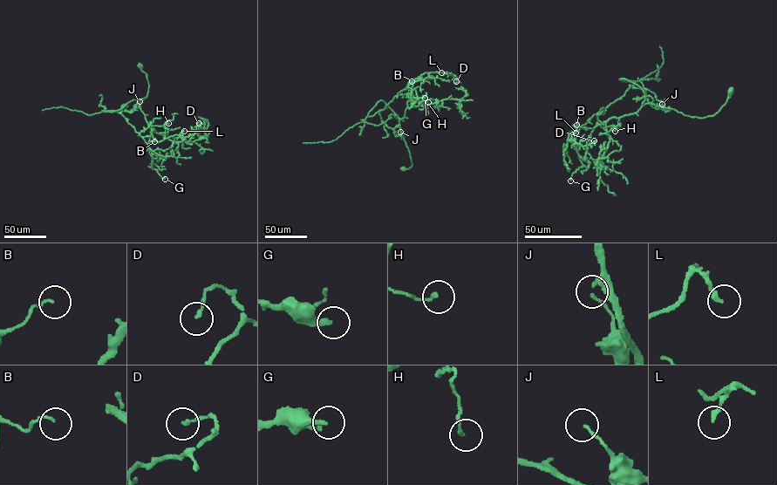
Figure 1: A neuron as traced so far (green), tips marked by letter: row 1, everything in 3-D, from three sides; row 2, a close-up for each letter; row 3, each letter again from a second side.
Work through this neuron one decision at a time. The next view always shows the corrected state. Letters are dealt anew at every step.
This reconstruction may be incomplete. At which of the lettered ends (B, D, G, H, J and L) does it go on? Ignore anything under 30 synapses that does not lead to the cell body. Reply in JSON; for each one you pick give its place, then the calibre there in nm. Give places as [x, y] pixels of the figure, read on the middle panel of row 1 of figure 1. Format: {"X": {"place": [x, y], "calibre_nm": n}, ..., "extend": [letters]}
{"extend": []}

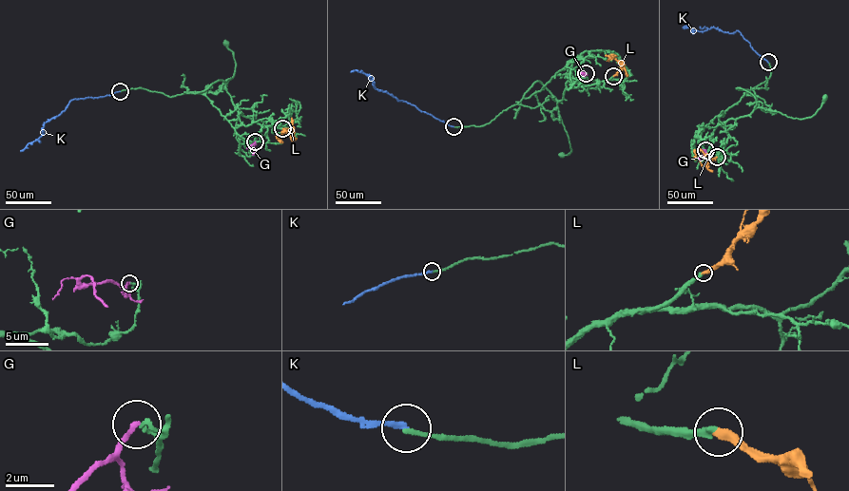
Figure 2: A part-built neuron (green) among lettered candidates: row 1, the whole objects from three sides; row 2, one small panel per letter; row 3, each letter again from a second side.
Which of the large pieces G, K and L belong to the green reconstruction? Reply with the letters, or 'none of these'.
L

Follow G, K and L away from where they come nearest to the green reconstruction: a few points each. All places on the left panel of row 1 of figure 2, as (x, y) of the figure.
G: (255, 141), (249, 145), (252, 155)
K: (120, 91), (102, 97), (71, 100), (65, 110), (44, 123), (39, 139), (20, 151)
L: (282, 128), (291, 130), (284, 129), (280, 139), (282, 142)

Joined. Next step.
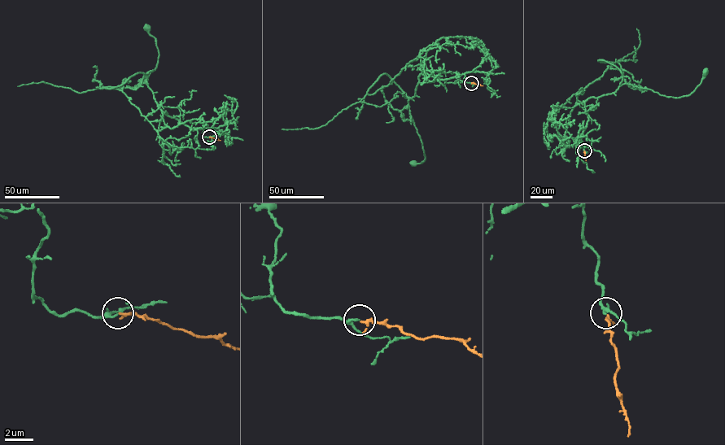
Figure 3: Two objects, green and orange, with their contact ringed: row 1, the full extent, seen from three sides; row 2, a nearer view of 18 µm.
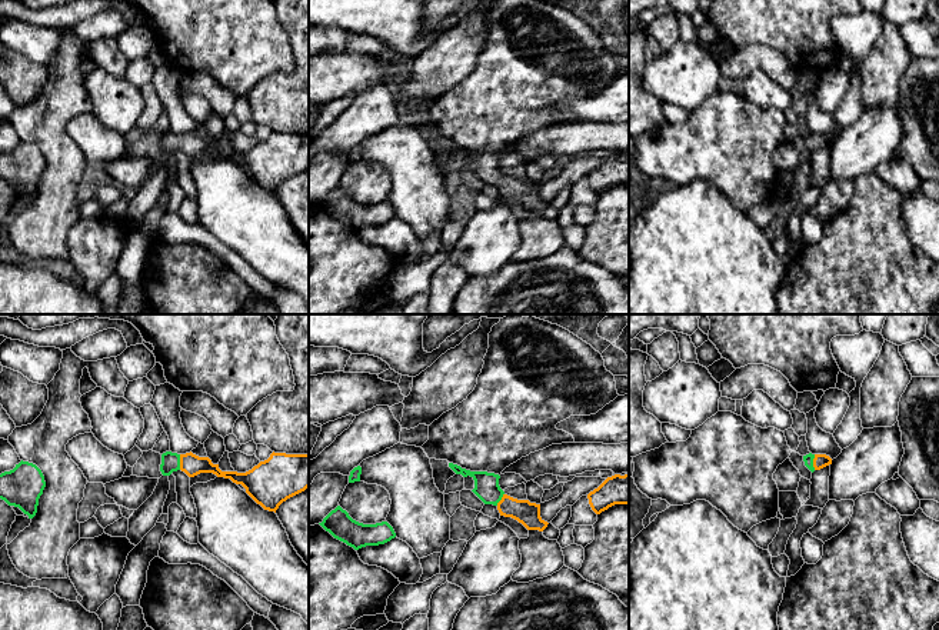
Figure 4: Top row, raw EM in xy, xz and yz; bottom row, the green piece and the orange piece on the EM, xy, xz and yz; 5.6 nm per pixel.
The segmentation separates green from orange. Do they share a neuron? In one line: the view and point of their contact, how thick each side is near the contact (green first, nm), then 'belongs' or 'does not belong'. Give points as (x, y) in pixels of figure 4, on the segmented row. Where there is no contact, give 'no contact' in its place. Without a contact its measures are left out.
contact xy (179, 462); calibres 110 and 120 nm; belongs

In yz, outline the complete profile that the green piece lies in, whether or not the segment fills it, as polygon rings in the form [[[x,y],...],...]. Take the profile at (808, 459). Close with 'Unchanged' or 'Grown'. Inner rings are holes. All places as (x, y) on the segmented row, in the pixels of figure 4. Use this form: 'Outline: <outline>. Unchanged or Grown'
Outline: [[[806,454],[803,456],[805,466],[813,473],[815,470],[820,470],[829,464],[832,464],[832,459],[826,454]]]. Grown

